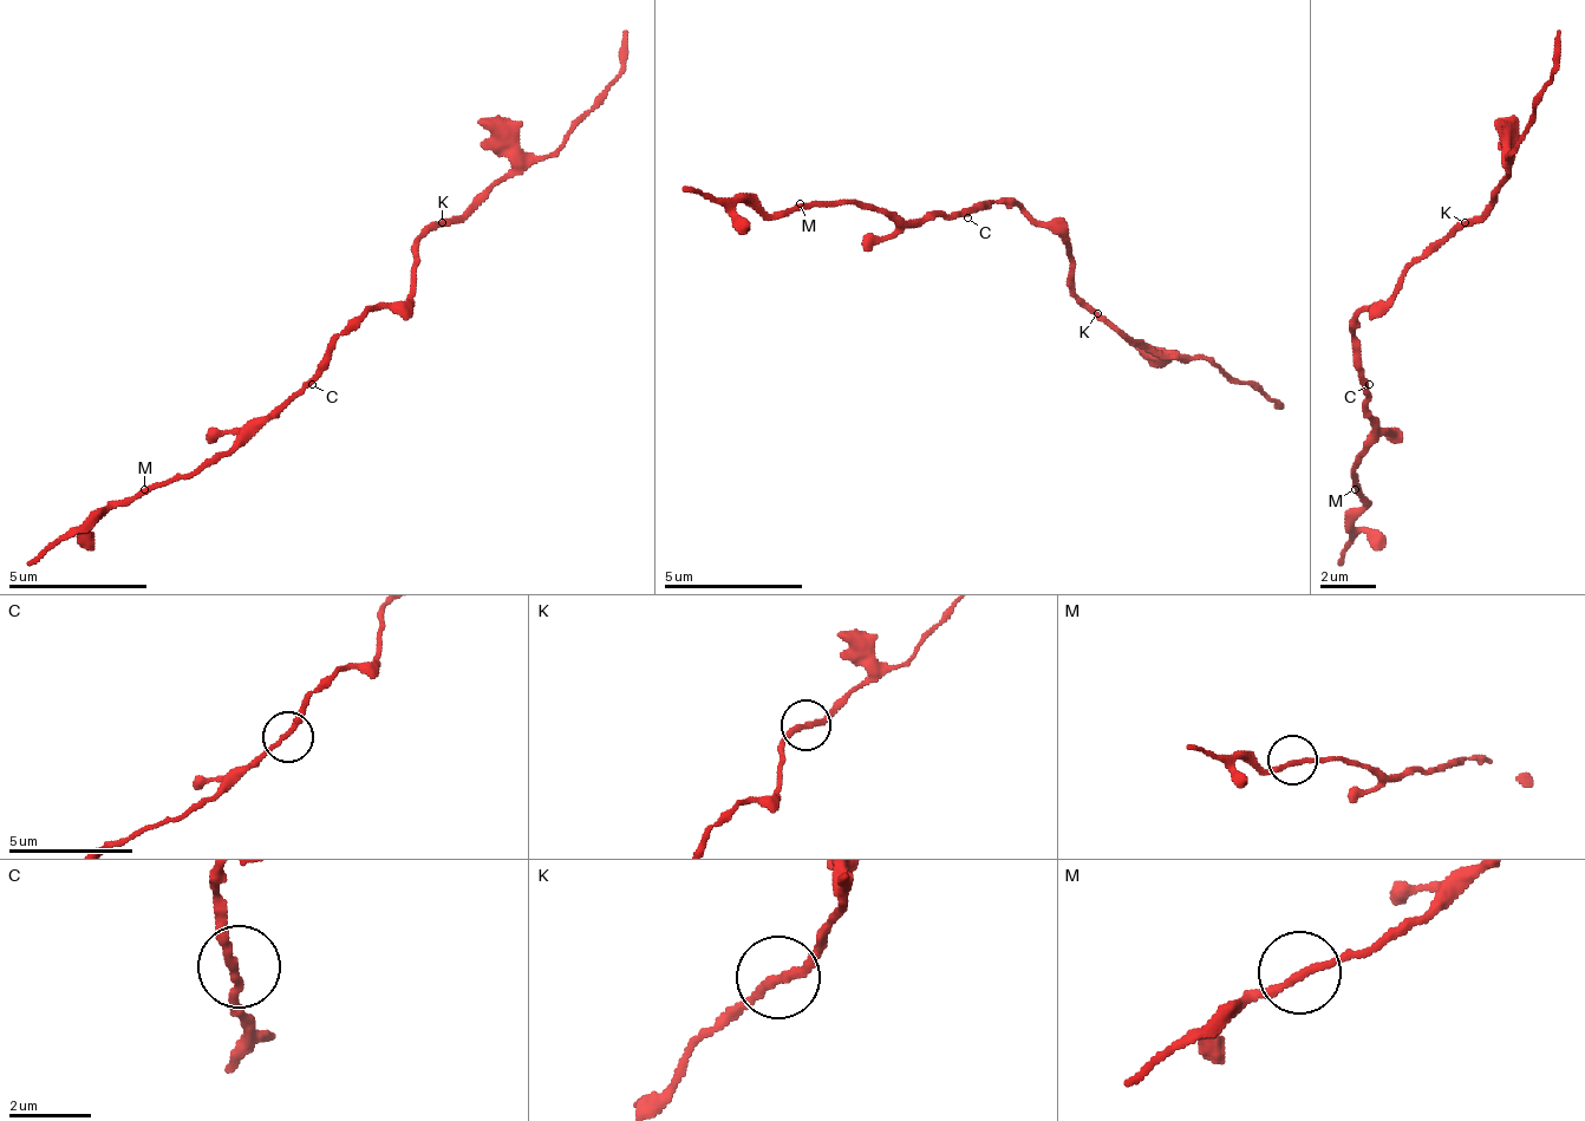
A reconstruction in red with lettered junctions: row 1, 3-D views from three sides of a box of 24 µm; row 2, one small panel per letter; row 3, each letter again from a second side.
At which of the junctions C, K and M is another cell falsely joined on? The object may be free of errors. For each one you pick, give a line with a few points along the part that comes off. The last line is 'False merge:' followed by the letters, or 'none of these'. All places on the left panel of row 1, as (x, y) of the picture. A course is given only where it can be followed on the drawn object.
False merge: none of these

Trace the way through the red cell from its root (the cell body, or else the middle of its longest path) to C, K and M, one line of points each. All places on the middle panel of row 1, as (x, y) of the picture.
C: (1030, 217), (1016, 203), (982, 203), (967, 217)
K: (1030, 217), (1050, 225), (1064, 238), (1064, 252), (1071, 259), (1071, 287), (1100, 314)
M: (1030, 217), (1016, 203), (974, 203), (967, 210), (925, 210), (918, 217), (884, 217), (862, 203), (800, 203)

